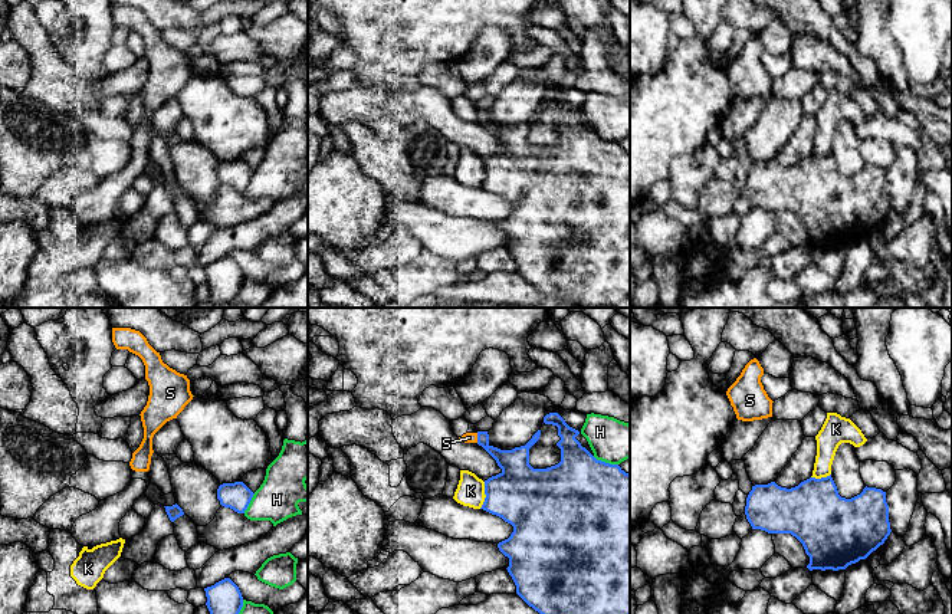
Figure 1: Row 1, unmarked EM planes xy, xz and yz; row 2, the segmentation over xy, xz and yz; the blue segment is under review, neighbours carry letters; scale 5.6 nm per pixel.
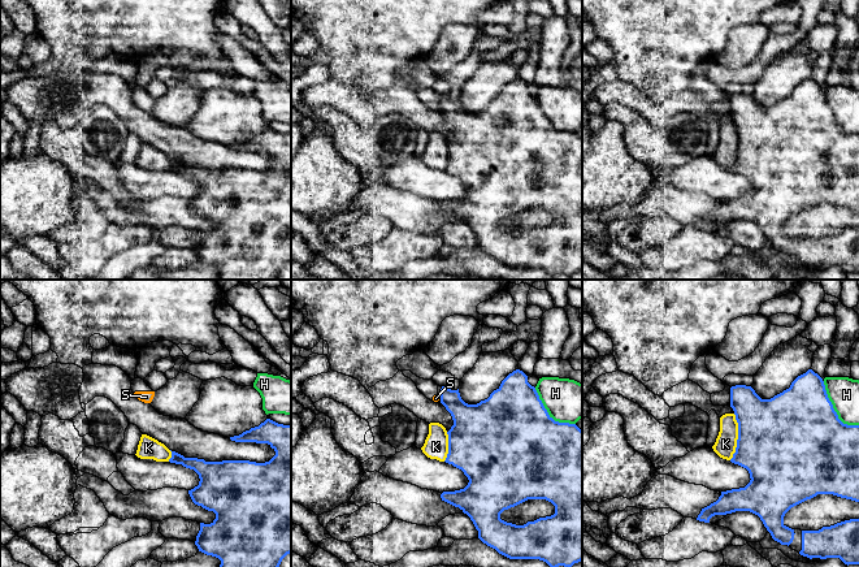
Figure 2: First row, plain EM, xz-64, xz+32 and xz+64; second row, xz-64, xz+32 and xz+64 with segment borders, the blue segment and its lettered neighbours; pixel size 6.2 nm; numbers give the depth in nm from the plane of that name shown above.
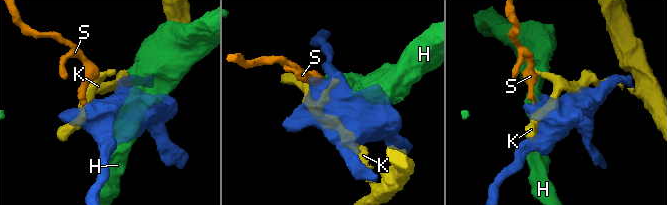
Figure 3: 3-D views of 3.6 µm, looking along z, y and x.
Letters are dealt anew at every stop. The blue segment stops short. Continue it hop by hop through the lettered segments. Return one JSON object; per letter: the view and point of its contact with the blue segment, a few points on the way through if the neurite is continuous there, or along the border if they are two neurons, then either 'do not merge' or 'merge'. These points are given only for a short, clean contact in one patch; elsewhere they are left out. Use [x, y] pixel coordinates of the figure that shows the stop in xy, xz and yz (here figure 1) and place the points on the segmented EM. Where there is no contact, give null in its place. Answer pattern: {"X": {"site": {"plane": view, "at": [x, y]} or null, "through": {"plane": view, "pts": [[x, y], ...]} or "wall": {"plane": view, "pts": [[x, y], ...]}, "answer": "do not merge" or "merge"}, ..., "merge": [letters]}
{"H": {"site": {"plane": "xz", "at": [604, 462]}, "answer": "do not merge"}, "K": {"site": {"plane": "xz", "at": [485, 493]}, "answer": "do not merge"}, "S": {"site": {"plane": "xz", "at": [478, 437]}, "wall": {"plane": "xz", "pts": [[476, 433], [478, 442]]}, "answer": "do not merge"}, "merge": []}

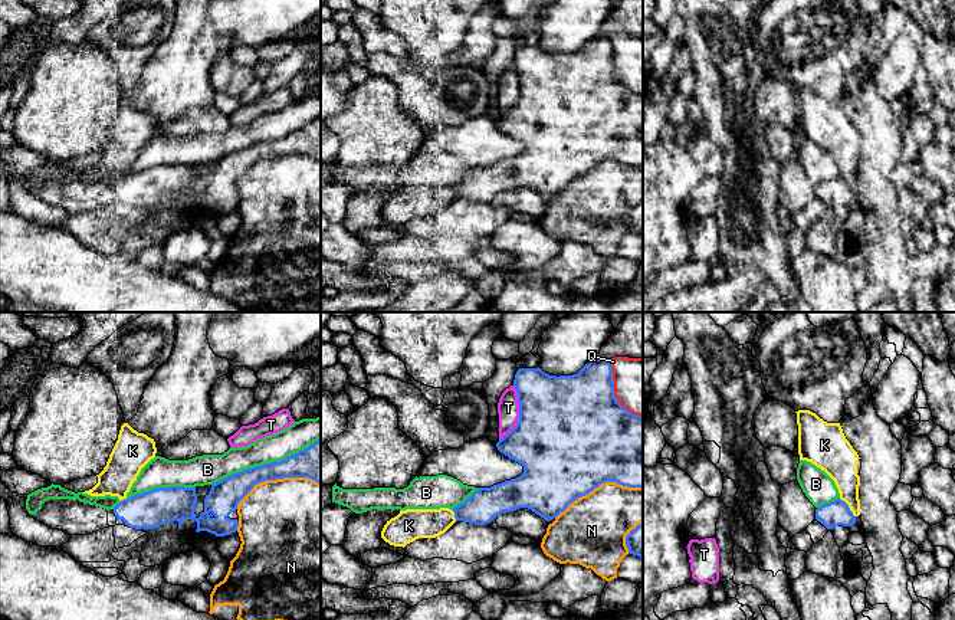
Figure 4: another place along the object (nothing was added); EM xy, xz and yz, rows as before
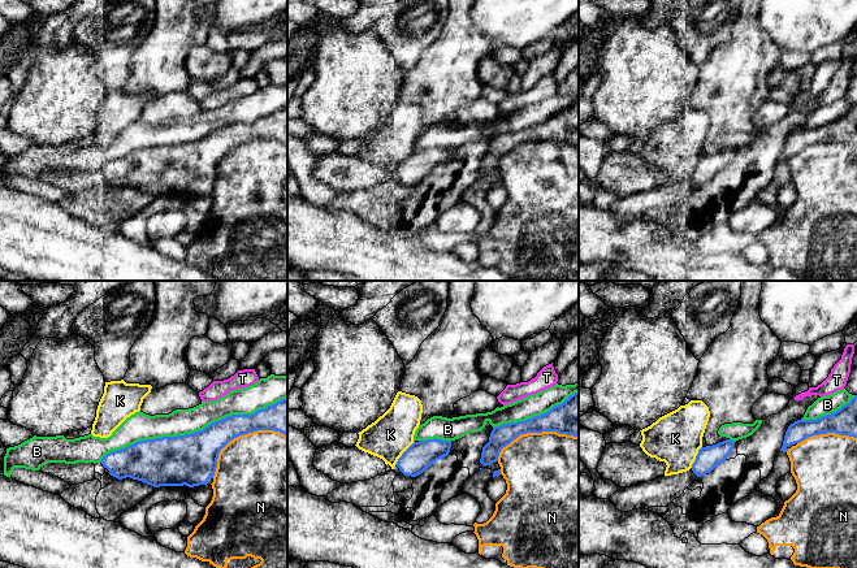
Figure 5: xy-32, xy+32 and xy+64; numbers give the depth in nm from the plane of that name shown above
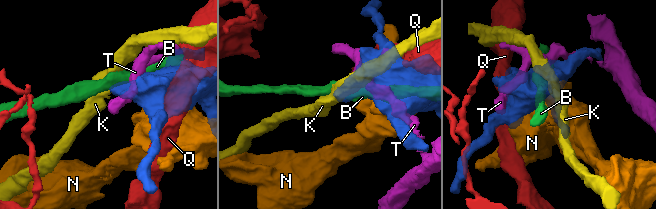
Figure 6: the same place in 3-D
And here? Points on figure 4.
{"B": {"site": {"plane": "xy", "at": [265, 463]}, "answer": "do not merge"}, "K": {"site": {"plane": "yz", "at": [847, 507]}, "answer": "do not merge"}, "N": {"site": {"plane": "xy", "at": [275, 479]}, "answer": "do not merge"}, "Q": {"site": {"plane": "xz", "at": [613, 393]}, "answer": "do not merge"}, "T": {"site": {"plane": "xz", "at": [519, 413]}, "answer": "do not merge"}, "merge": []}

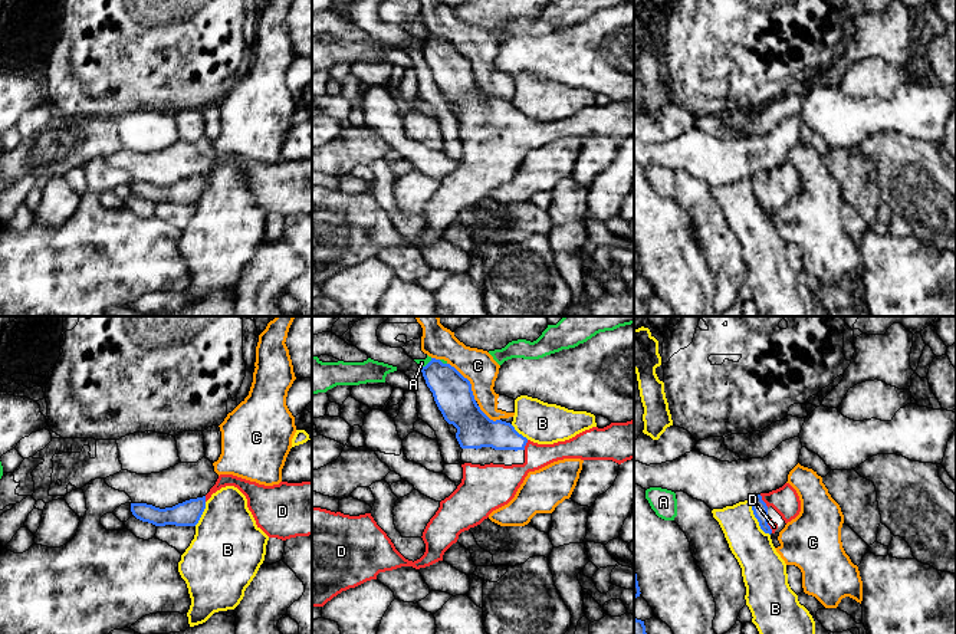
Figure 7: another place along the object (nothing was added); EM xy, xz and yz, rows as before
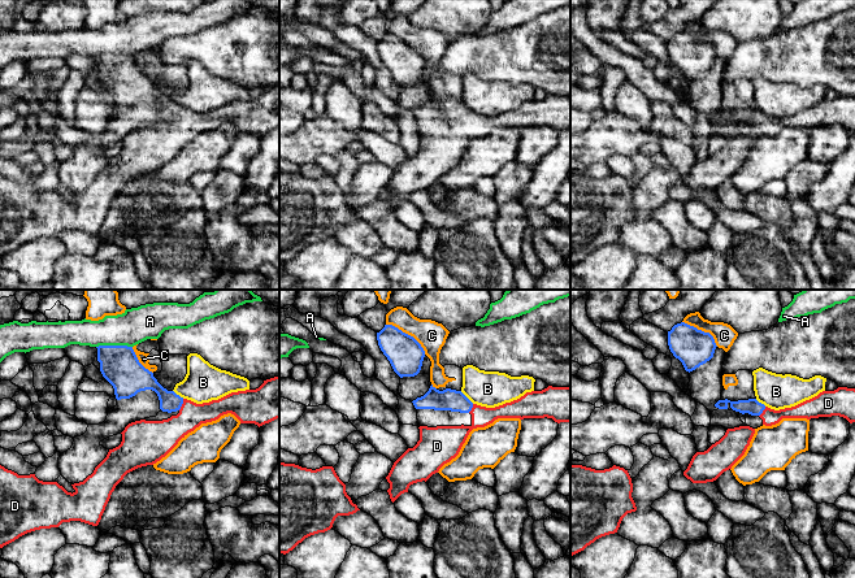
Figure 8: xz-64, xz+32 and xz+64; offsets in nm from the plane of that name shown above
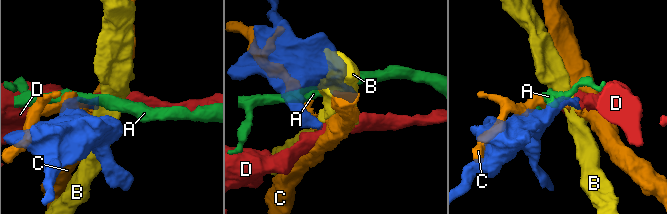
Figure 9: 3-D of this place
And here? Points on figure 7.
{"A": {"site": {"plane": "xz", "at": [427, 364]}, "wall": {"plane": "xz", "pts": [[431, 358], [421, 368]]}, "answer": "do not merge"}, "B": {"site": {"plane": "yz", "at": [756, 518]}, "wall": {"plane": "yz", "pts": [[749, 501], [758, 525], [769, 535]]}, "answer": "do not merge"}, "C": {"site": {"plane": "xz", "at": [467, 380]}, "answer": "do not merge"}, "D": {"site": {"plane": "yz", "at": [762, 501]}, "through": {"plane": "yz", "pts": [[759, 508], [762, 501], [785, 501]]}, "answer": "merge"}, "merge": ["D"]}

